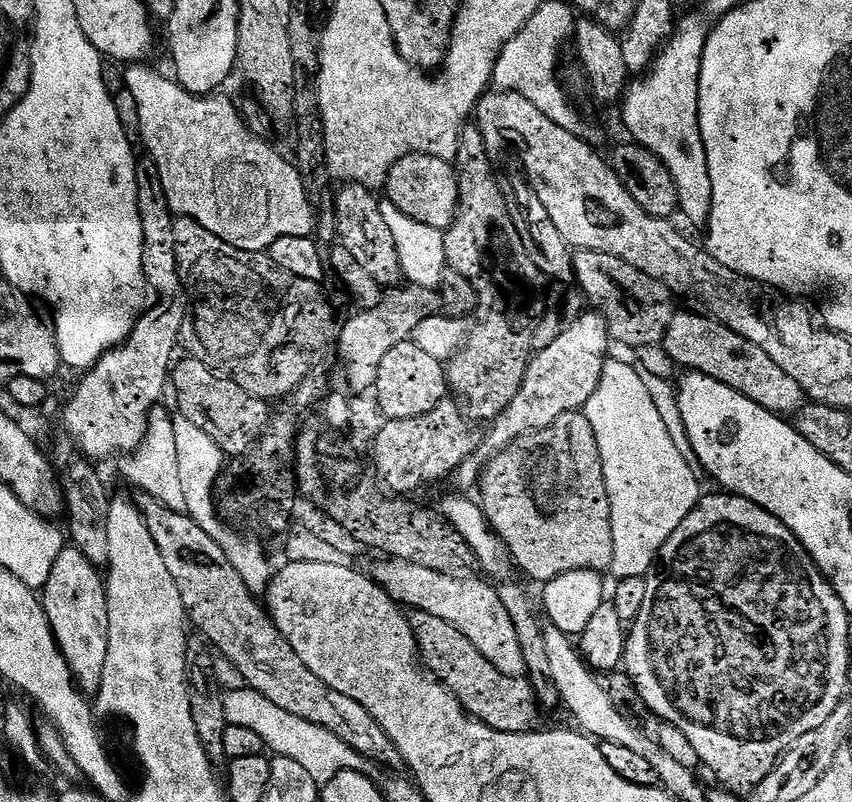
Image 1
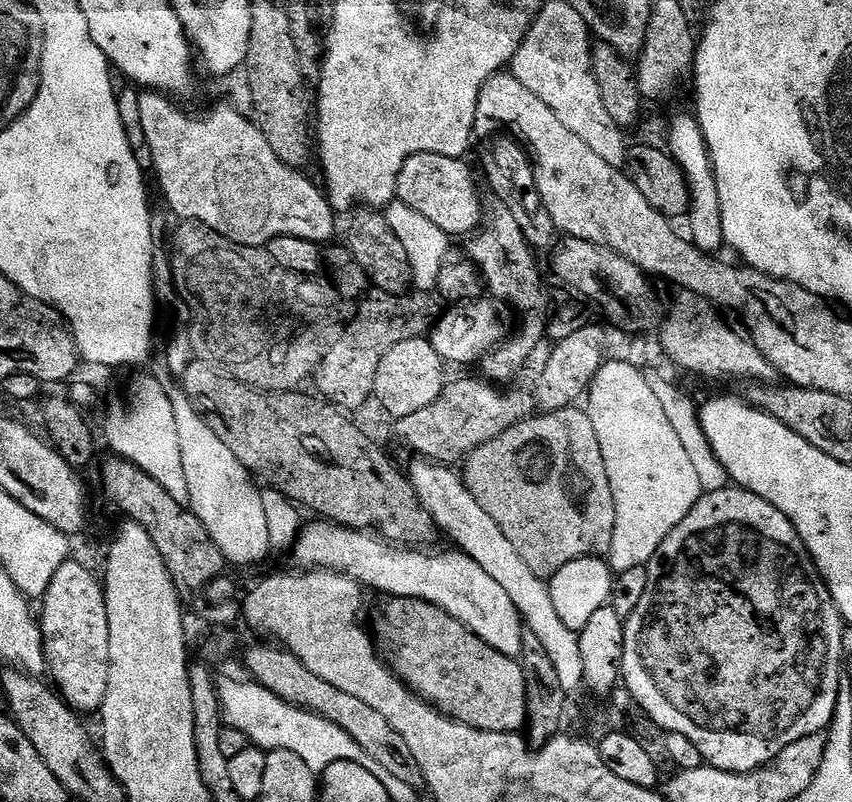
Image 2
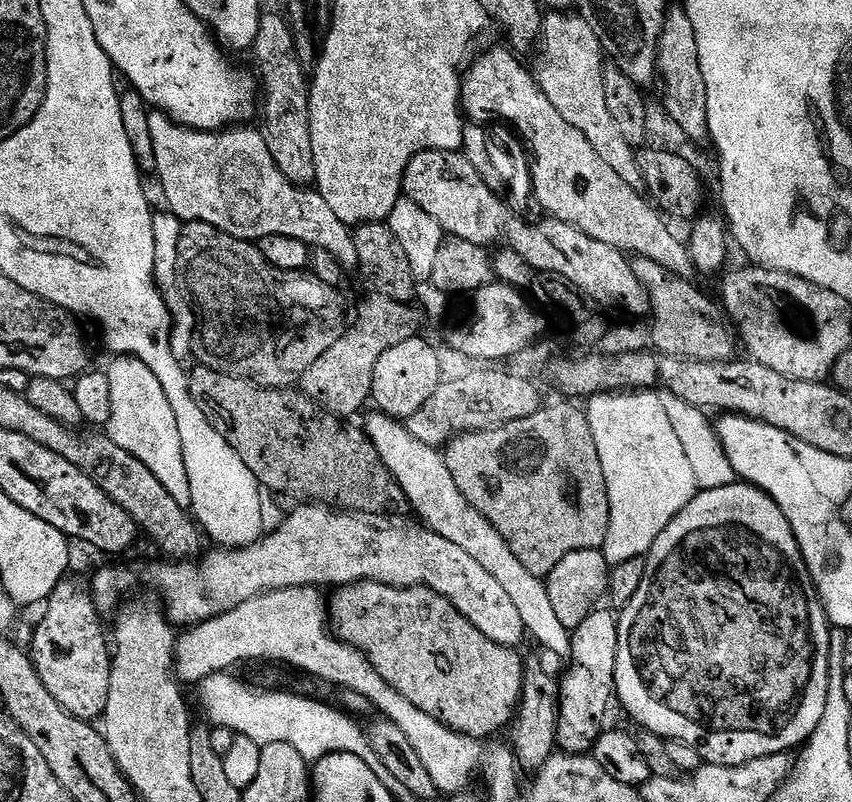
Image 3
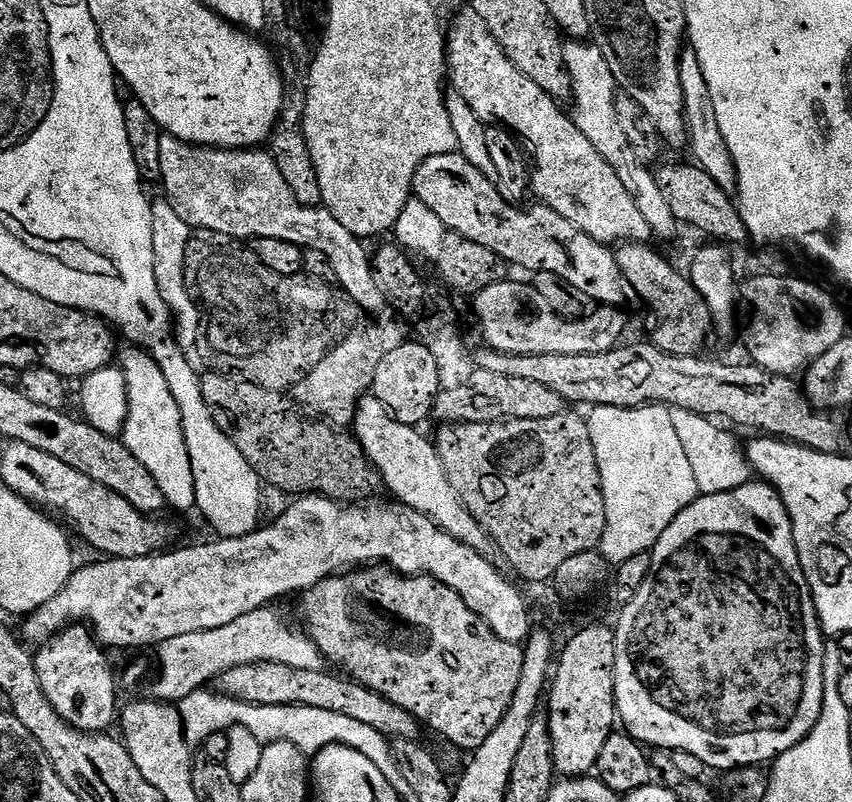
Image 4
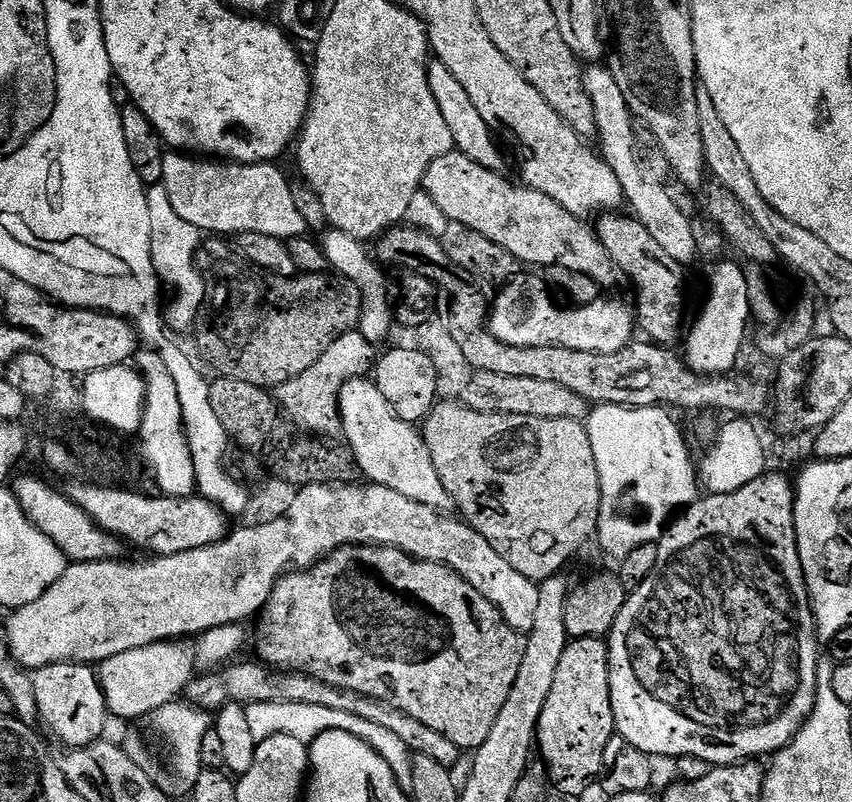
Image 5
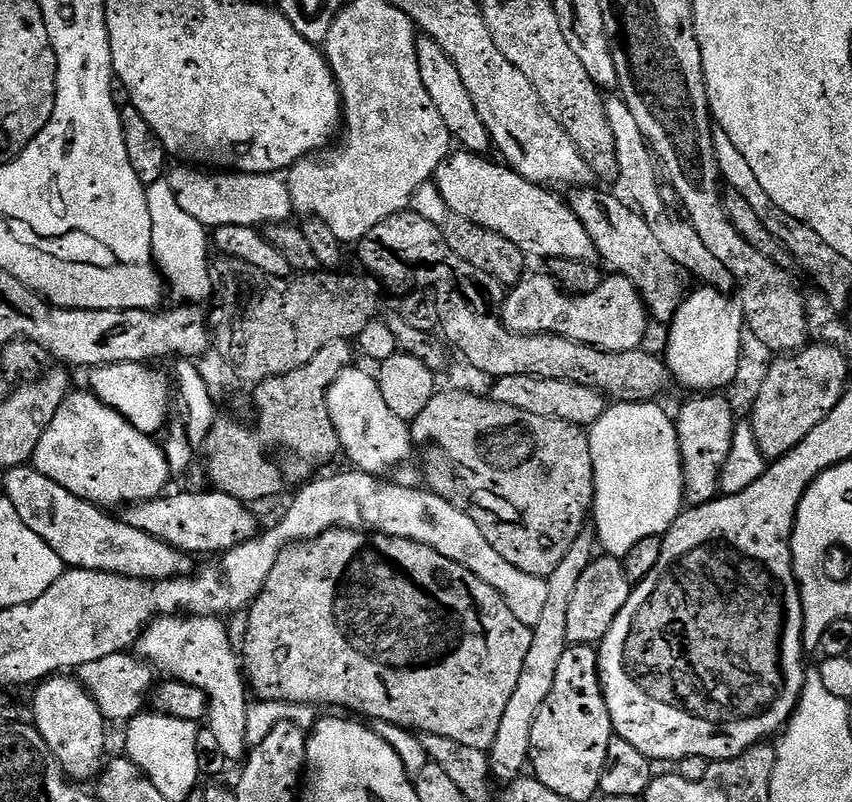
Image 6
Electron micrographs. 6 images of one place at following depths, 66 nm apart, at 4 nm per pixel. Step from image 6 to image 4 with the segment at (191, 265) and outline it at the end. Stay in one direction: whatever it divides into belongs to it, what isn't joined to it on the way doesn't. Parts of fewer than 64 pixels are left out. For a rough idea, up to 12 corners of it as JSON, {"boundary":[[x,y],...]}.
{"boundary":[[167,198],[152,200],[154,278],[189,353],[200,309],[186,286],[194,229]]}

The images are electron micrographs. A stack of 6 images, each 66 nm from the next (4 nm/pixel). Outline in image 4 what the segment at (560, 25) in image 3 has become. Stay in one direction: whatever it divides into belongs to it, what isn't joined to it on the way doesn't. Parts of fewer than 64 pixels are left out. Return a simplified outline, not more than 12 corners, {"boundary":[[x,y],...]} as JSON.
{"boundary":[[569,39],[570,115],[610,162],[657,241],[678,229],[653,169],[615,109],[618,85],[596,43]]}

